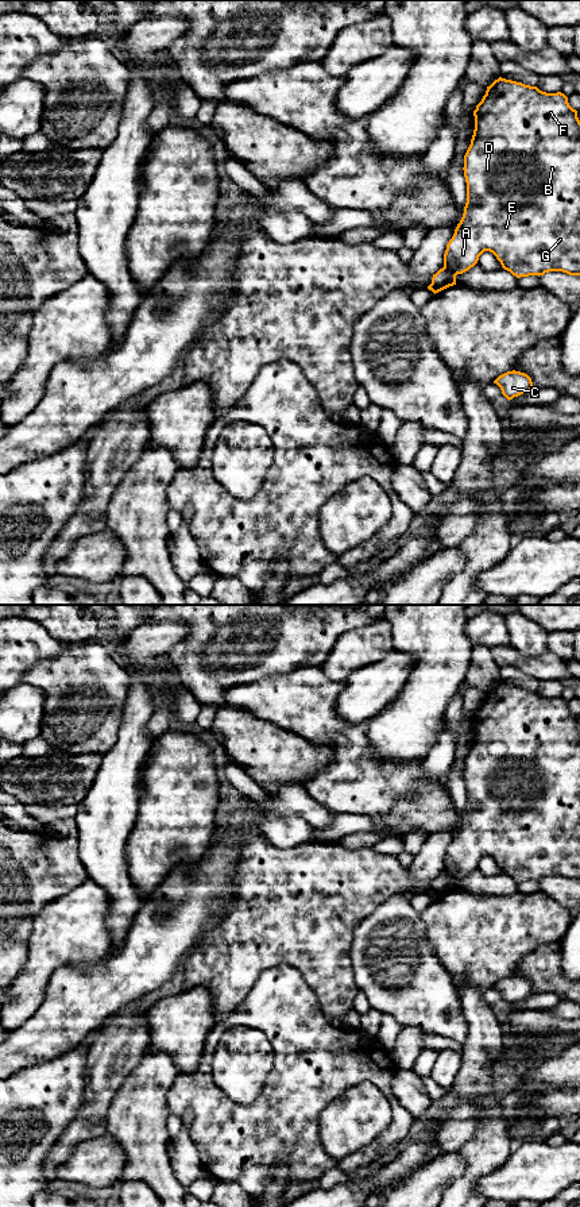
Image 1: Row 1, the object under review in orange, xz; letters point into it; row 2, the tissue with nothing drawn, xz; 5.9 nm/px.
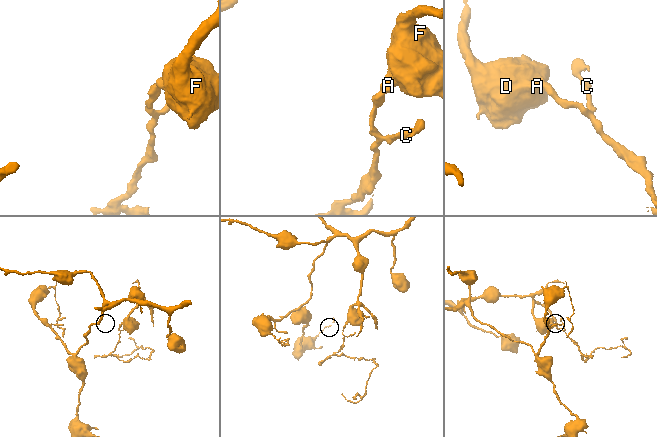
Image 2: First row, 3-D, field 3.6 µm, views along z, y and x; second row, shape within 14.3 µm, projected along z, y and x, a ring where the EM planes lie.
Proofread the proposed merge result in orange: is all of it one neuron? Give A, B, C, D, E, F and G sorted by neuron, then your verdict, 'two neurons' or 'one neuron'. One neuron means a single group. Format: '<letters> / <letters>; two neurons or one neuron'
A B D E F G / C; two neurons

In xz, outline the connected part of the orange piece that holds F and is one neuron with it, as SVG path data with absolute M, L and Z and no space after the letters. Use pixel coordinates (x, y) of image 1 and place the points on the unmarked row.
M499 682L490 691L473 716L475 734L471 749L464 760L464 782L467 787L467 807L464 818L444 859L444 872L452 878L463 879L473 872L484 856L492 857L502 872L517 883L544 880L549 876L562 876L569 880L580 880L580 725L568 702L561 698L546 698L537 691L525 690Z

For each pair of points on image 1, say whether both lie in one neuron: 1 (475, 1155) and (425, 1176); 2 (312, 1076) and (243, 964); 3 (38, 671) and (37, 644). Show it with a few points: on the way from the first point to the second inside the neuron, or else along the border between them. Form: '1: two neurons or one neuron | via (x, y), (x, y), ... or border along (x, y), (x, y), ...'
1: two neurons | border along (460, 1152), (464, 1160), (464, 1169), (445, 1187)
2: two neurons | border along (281, 963), (267, 968), (259, 976), (238, 1009)
3: two neurons | border along (66, 647), (51, 659), (35, 662), (20, 681)

